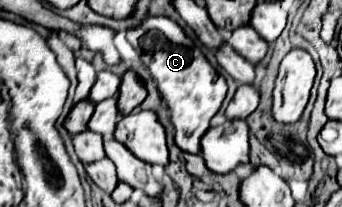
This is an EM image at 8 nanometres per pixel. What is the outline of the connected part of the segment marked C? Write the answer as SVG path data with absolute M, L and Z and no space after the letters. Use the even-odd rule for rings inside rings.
M169 17L145 19L141 27L127 31L127 41L149 67L153 79L157 79L157 87L171 111L171 121L175 125L175 143L187 153L199 153L201 137L209 129L211 117L219 111L225 99L225 77L211 67L201 49L185 35L181 25Z

